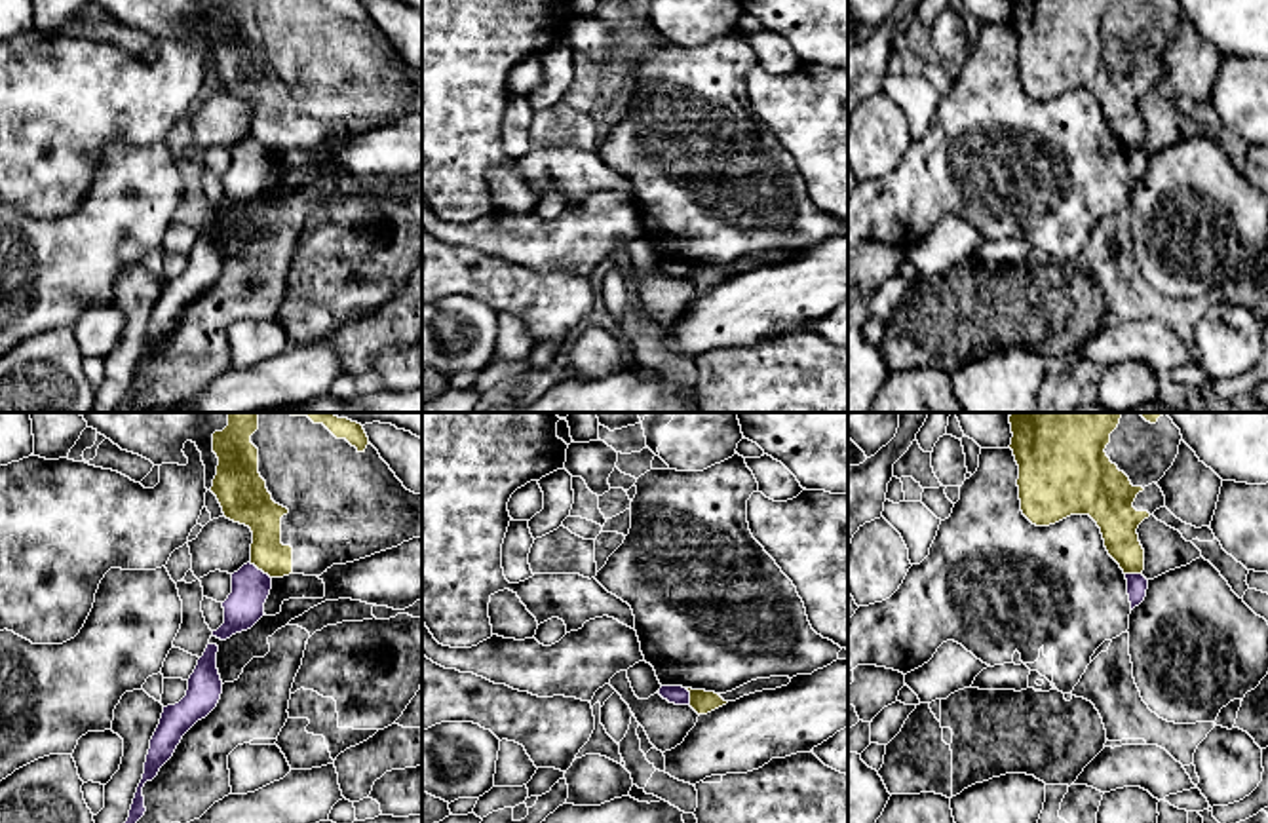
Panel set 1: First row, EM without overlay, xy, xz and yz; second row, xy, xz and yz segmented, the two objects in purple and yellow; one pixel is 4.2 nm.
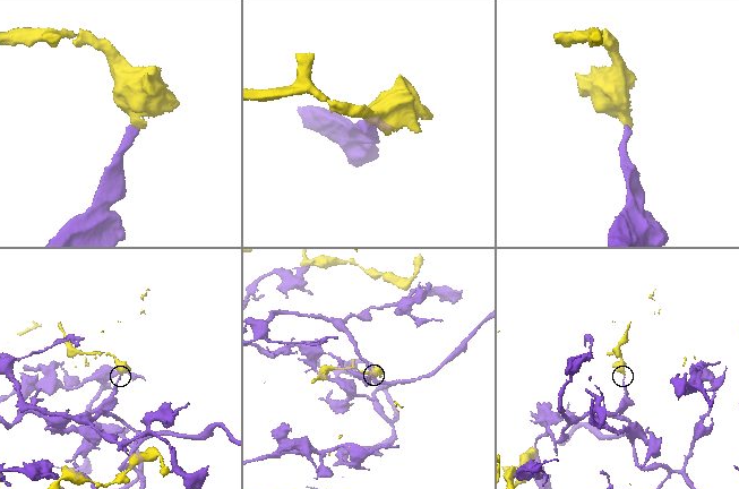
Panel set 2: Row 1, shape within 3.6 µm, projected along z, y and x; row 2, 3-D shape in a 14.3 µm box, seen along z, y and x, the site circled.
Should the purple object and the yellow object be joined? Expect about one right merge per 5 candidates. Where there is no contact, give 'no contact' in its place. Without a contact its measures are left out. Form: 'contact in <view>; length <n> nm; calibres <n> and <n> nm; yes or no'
contact in xy; length 120 nm; calibres 160 and 160 nm; no

